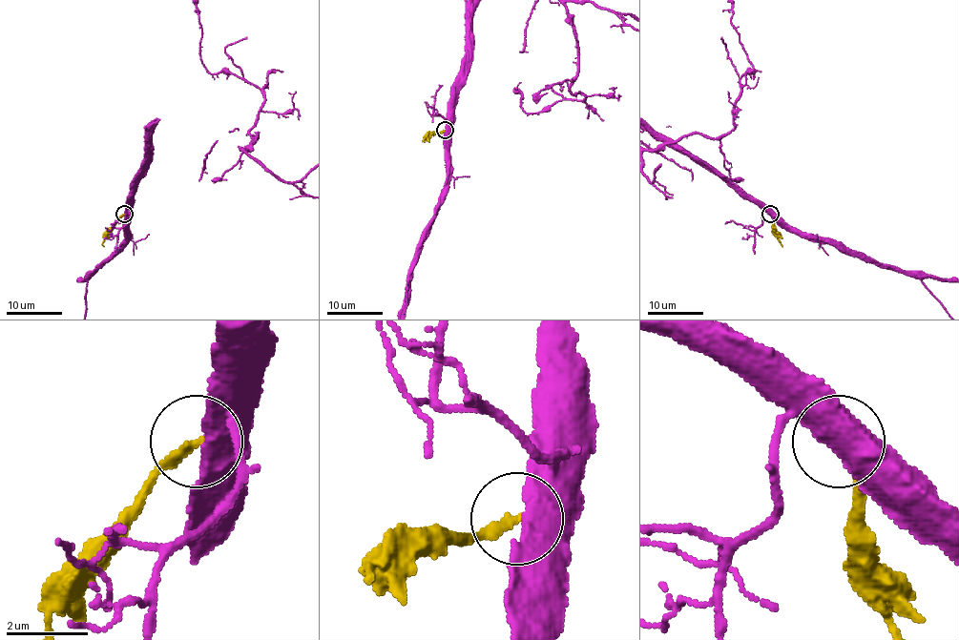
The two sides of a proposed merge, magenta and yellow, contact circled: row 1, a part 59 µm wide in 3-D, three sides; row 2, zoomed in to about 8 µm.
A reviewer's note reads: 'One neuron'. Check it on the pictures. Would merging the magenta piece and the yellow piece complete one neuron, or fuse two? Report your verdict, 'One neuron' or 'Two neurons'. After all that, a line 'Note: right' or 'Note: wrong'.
Two neurons
Note: wrong

